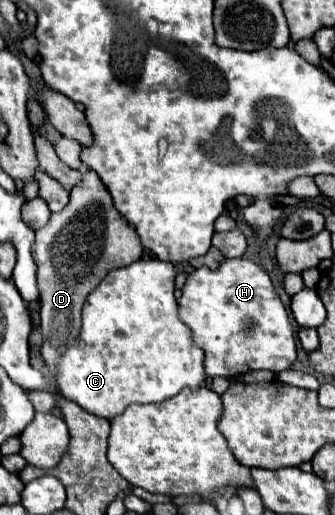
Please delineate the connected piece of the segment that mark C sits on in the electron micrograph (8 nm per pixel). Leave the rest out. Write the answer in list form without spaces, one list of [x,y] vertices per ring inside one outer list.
[[[140,259],[104,277],[84,303],[84,317],[76,343],[72,343],[56,363],[56,385],[64,399],[78,403],[92,415],[114,419],[124,413],[130,403],[160,403],[174,397],[184,387],[198,389],[204,383],[204,353],[192,343],[190,329],[178,319],[174,277],[176,267],[160,259]]]

